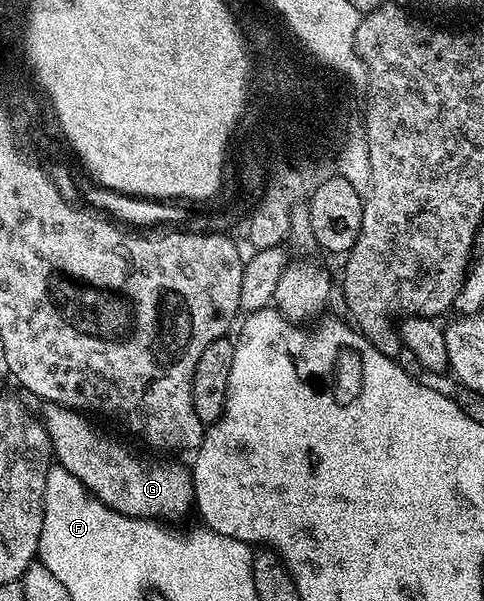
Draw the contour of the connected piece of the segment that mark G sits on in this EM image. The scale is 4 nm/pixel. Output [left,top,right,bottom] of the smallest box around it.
[41,405,195,523]

